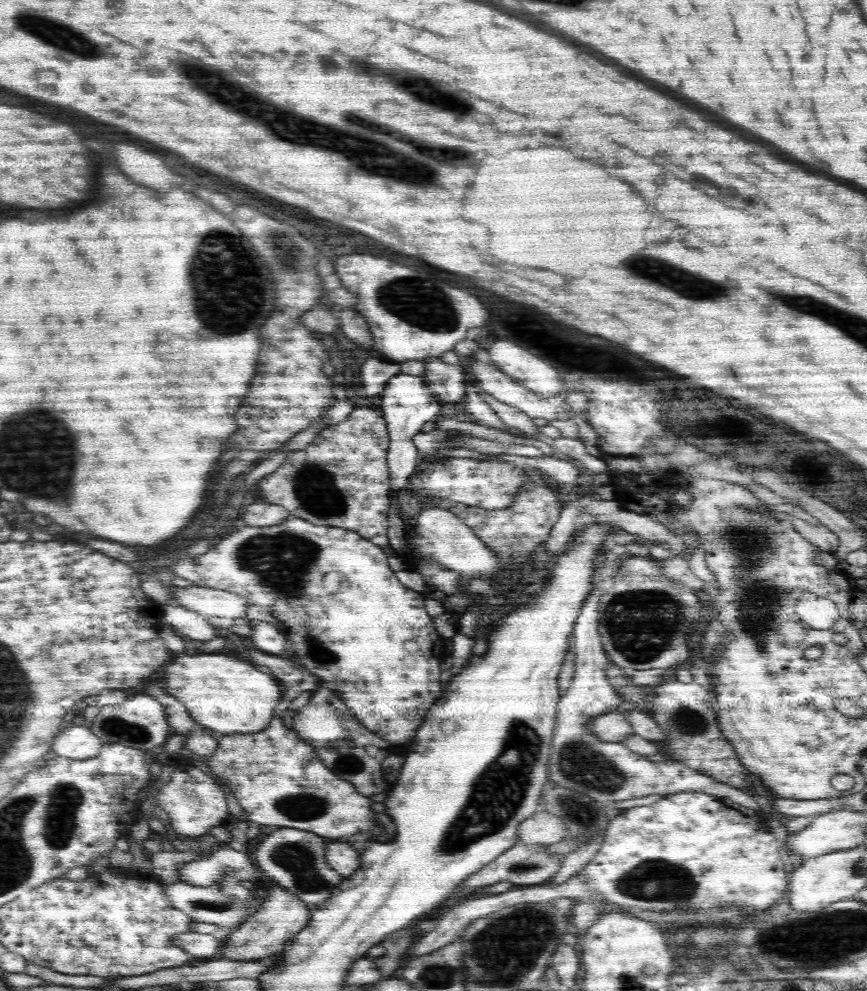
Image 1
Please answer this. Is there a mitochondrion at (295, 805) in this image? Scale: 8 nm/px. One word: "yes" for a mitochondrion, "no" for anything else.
yes

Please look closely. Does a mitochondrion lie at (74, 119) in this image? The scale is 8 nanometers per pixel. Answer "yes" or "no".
no

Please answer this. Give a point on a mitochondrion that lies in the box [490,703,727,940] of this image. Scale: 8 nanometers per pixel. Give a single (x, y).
(581, 765)

